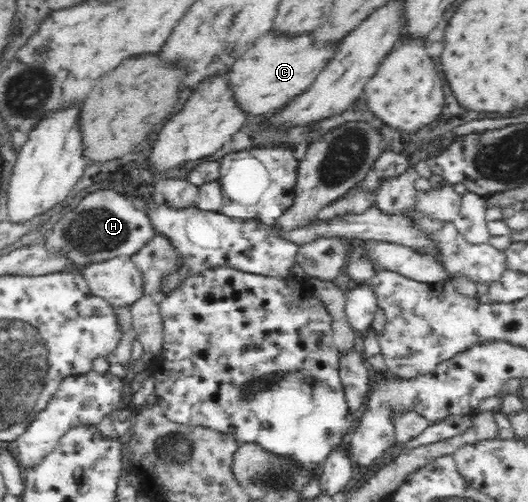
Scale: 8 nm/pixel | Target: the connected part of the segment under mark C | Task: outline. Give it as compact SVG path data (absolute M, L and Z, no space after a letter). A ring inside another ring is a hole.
M272 33L260 37L252 47L244 51L240 59L232 63L230 71L226 73L226 81L234 95L236 107L250 115L262 115L272 109L280 109L292 97L304 93L310 87L332 53L334 47L330 47L330 51L314 49L308 35L302 35L296 41L278 41L278 37L274 37Z

